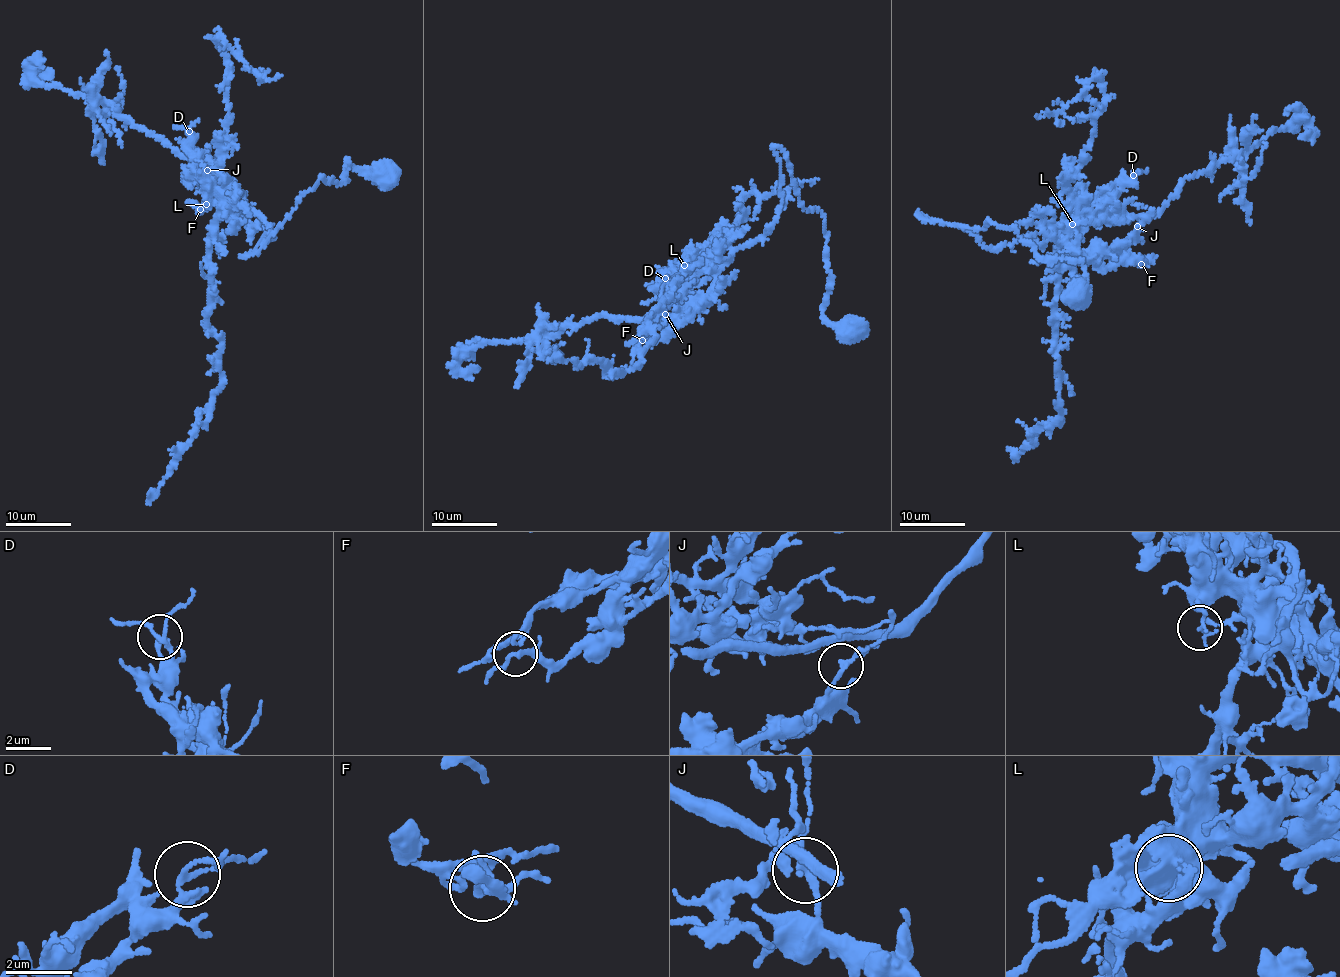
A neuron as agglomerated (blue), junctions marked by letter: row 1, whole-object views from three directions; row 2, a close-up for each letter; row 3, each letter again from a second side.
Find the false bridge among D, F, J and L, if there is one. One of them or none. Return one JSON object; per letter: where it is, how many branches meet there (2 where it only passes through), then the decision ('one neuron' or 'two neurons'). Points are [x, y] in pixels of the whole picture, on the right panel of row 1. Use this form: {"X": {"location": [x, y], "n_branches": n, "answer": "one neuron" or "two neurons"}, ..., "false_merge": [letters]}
{"D": {"location": [1133, 175], "n_branches": 3, "answer": "one neuron"}, "F": {"location": [1141, 264], "n_branches": 3, "answer": "one neuron"}, "J": {"location": [1137, 226], "n_branches": 3, "answer": "one neuron"}, "L": {"location": [1072, 224], "n_branches": 3, "answer": "two neurons"}, "false_merge": ["L"]}

